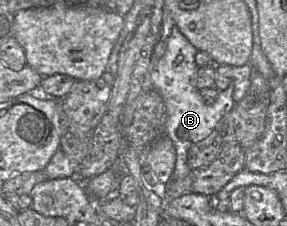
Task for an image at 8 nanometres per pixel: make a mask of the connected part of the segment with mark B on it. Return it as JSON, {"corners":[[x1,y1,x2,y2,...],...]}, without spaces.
{"corners":[[175,26,171,29,165,46,163,56,151,66,150,79,153,88,164,101,166,112,164,134,172,141,175,149,175,165,171,180,180,180,185,178,191,170,187,163,190,147,216,129,220,119,233,108,234,87,231,82,226,89,218,92,212,104,205,105,200,98,199,89,196,87,198,67,195,64,194,56,197,50]]}

